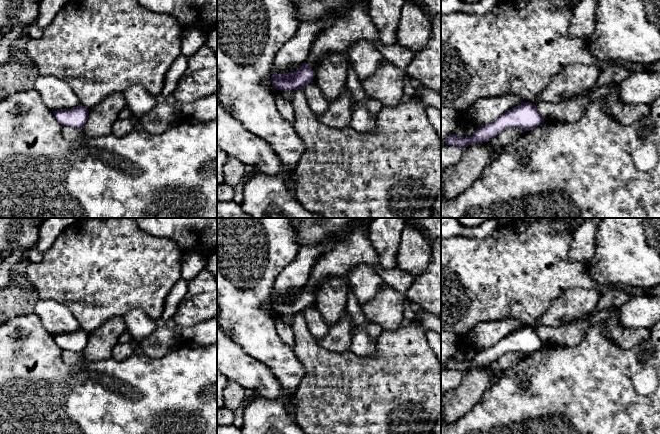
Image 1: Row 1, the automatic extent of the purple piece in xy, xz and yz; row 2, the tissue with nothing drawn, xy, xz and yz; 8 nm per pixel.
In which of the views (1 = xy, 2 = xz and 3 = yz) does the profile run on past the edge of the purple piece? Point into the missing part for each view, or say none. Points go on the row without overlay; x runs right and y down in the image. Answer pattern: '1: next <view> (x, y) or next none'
1: next none
2: next none
3: next none

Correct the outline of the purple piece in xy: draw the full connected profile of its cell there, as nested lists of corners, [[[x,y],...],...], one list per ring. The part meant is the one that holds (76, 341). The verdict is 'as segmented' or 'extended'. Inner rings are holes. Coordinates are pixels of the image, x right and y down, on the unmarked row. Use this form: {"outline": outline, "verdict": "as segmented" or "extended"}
{"outline": [[[79,328],[75,332],[54,335],[54,339],[62,350],[72,350],[83,353],[88,343],[88,333]]], "verdict": "as segmented"}

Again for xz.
{"outline": [[[306,286],[296,295],[271,300],[272,309],[276,314],[304,313],[313,304],[313,295]]], "verdict": "as segmented"}

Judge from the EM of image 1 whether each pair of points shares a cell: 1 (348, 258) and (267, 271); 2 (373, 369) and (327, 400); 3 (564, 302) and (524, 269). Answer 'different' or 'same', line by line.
1: different
2: same
3: different

